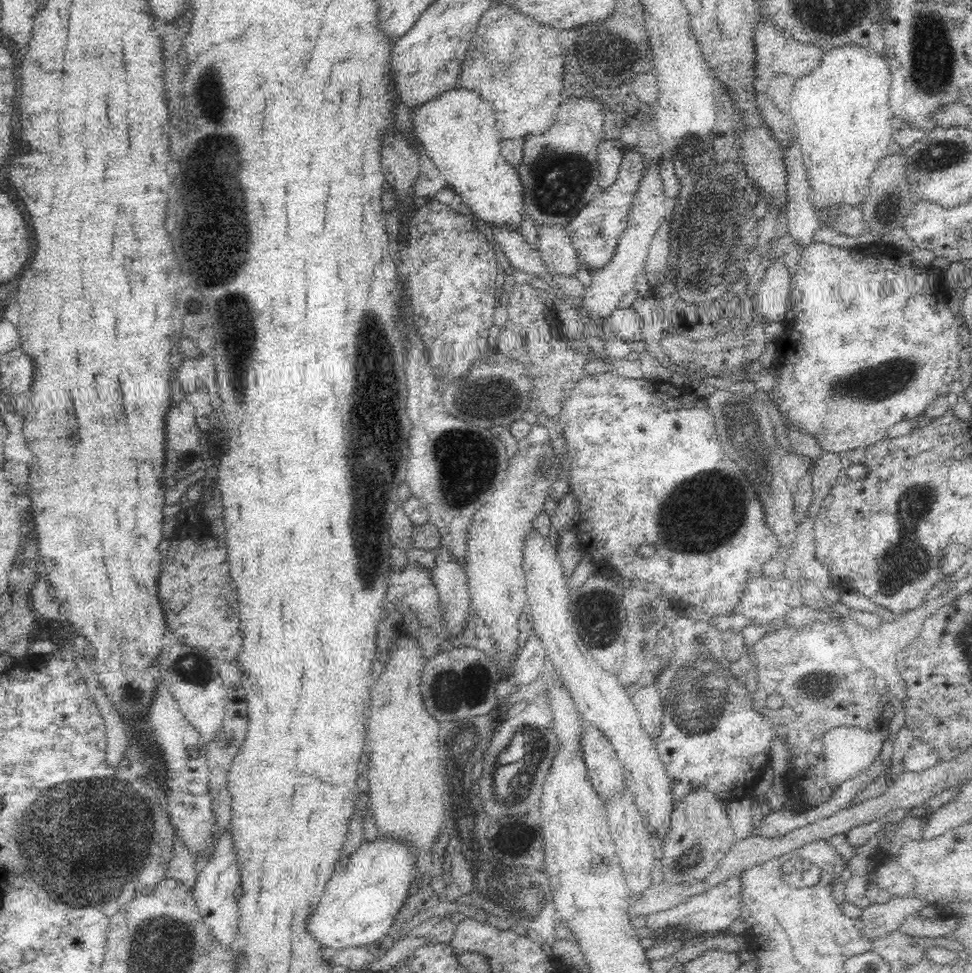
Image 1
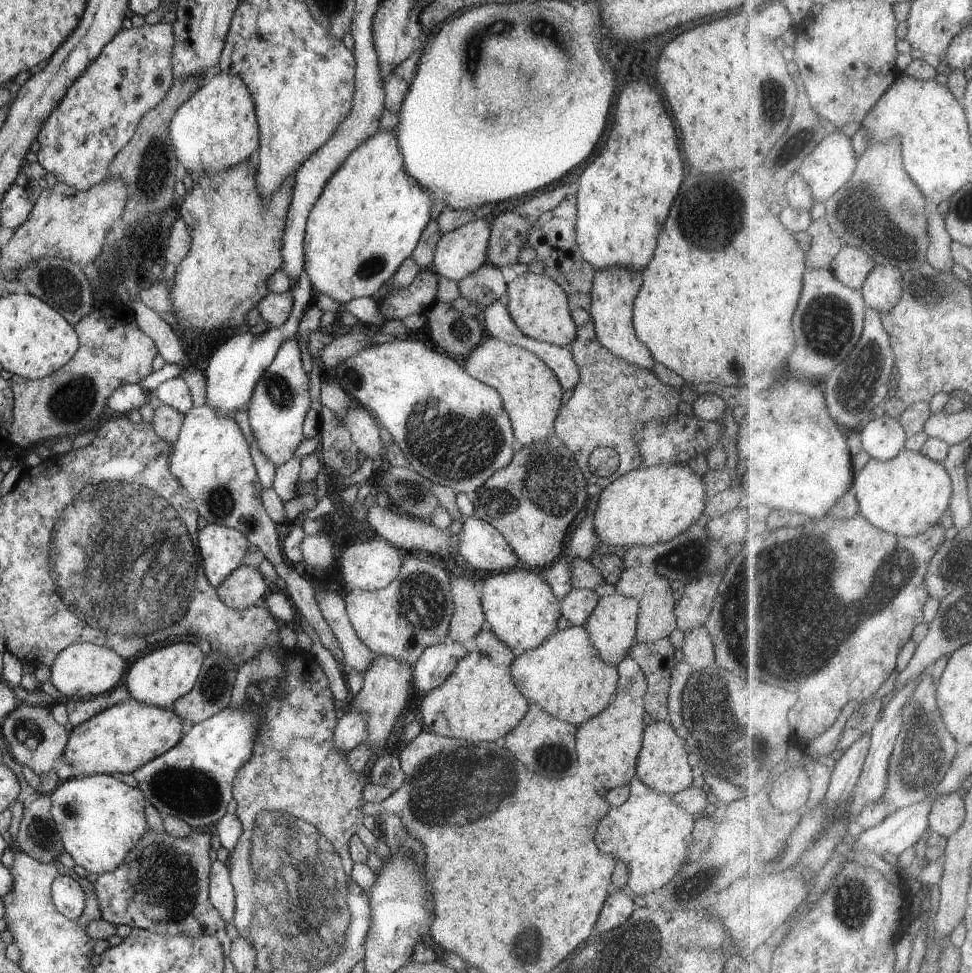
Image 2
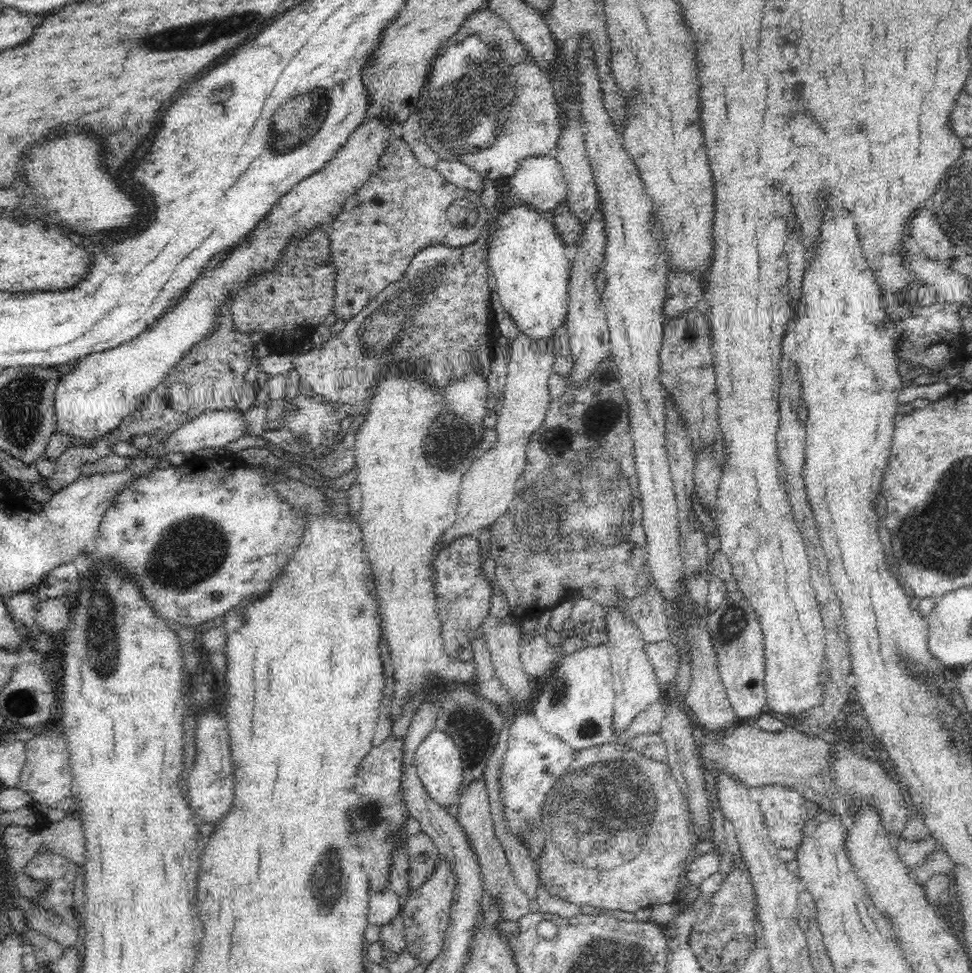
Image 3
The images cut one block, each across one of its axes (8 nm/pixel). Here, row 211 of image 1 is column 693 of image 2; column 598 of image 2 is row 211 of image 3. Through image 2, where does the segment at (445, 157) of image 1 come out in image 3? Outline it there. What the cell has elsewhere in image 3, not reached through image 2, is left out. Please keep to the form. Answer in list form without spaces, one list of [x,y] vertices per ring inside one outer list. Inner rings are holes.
[[[498,202],[498,218],[492,217],[488,232],[487,262],[496,280],[499,300],[506,314],[519,326],[519,330],[532,341],[553,337],[567,321],[567,302],[571,278],[571,261],[564,257],[565,245],[552,224],[530,204],[507,206]]]

